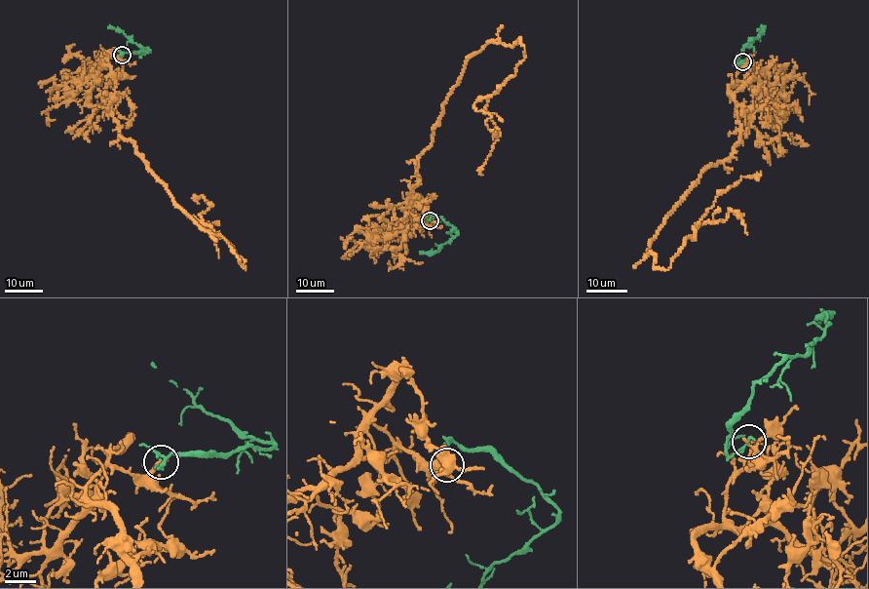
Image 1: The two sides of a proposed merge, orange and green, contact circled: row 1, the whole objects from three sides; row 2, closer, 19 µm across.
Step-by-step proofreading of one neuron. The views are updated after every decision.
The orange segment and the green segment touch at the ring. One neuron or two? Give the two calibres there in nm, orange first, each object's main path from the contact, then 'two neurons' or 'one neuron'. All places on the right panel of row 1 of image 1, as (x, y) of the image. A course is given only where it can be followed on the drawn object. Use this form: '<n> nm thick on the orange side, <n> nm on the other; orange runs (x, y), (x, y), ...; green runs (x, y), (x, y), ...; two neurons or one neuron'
220 nm thick on the orange side, 190 nm on the other; orange runs (741, 61), (728, 89), (739, 141), (701, 173), (645, 255), (668, 268), (695, 227), (729, 210), (746, 234); green runs (742, 61), (737, 64), (736, 57), (745, 45), (759, 37), (764, 28), (760, 27); two neurons

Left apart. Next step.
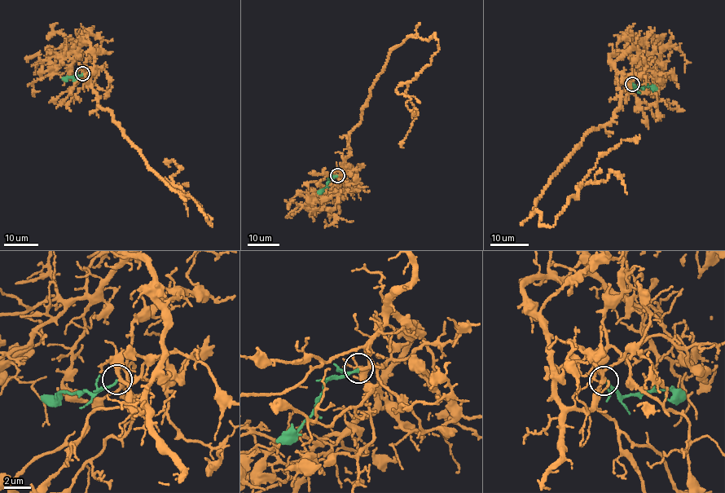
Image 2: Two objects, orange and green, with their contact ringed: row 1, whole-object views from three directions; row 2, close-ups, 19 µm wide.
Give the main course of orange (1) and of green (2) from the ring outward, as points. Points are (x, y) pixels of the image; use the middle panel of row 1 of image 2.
1: (337, 175), (388, 55), (410, 37), (428, 40), (433, 33), (438, 49), (431, 64), (396, 89), (415, 112)
2: (337, 175), (330, 178), (318, 192)

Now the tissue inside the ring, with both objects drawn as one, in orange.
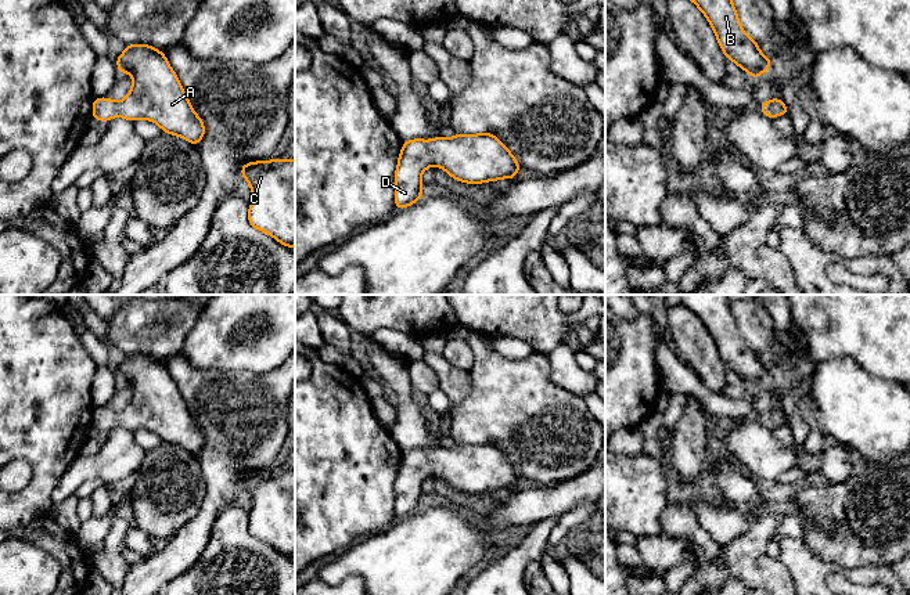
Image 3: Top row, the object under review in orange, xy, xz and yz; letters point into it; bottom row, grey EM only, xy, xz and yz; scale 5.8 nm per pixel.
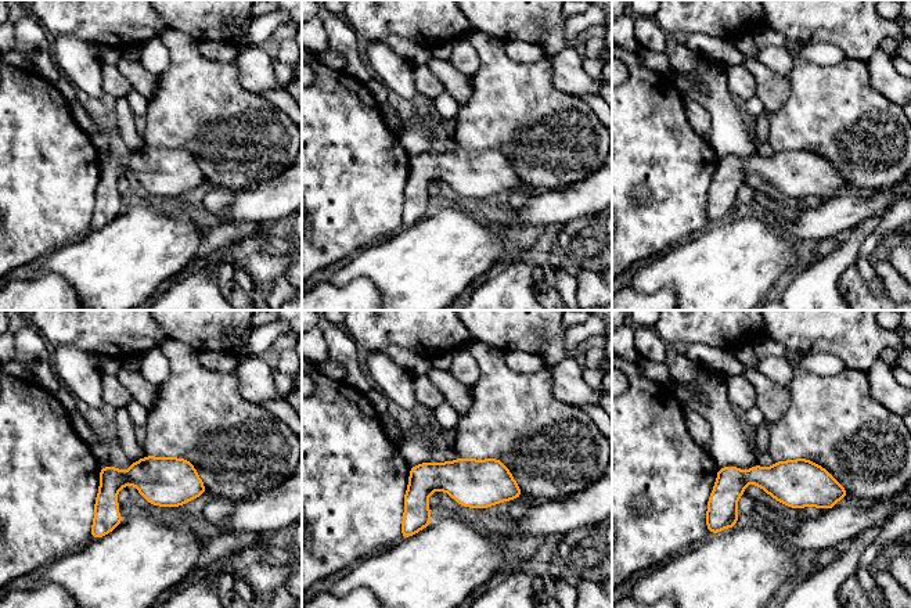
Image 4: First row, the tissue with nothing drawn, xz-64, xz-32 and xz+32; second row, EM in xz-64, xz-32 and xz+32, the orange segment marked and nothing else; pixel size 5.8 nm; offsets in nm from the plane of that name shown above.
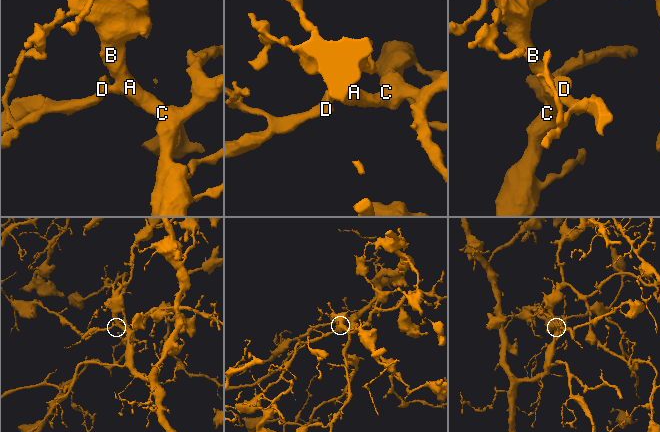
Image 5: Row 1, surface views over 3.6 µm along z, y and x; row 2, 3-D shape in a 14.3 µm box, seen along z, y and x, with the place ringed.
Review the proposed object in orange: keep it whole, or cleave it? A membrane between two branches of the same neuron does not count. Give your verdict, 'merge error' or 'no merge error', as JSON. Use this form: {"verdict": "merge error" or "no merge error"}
{"verdict": "no merge error"}

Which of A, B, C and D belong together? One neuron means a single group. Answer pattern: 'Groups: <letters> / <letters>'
Groups: A B C D

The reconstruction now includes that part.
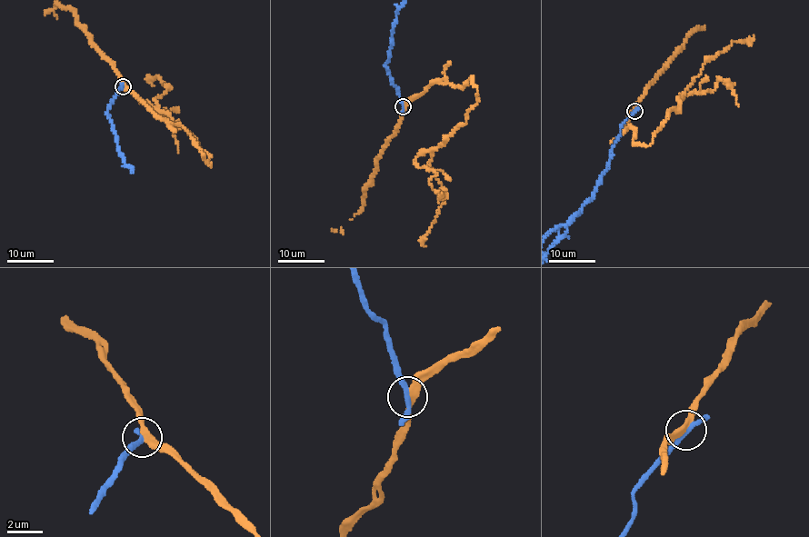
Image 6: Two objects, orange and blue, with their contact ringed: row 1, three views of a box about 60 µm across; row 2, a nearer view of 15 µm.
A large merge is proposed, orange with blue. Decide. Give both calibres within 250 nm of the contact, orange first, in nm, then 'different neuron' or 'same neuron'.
320 nm thick on the orange side, 280 nm on the other; different neuron

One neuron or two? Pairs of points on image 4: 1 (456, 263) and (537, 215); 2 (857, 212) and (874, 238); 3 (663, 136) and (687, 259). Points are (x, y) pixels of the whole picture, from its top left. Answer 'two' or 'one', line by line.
1: two
2: two
3: two

